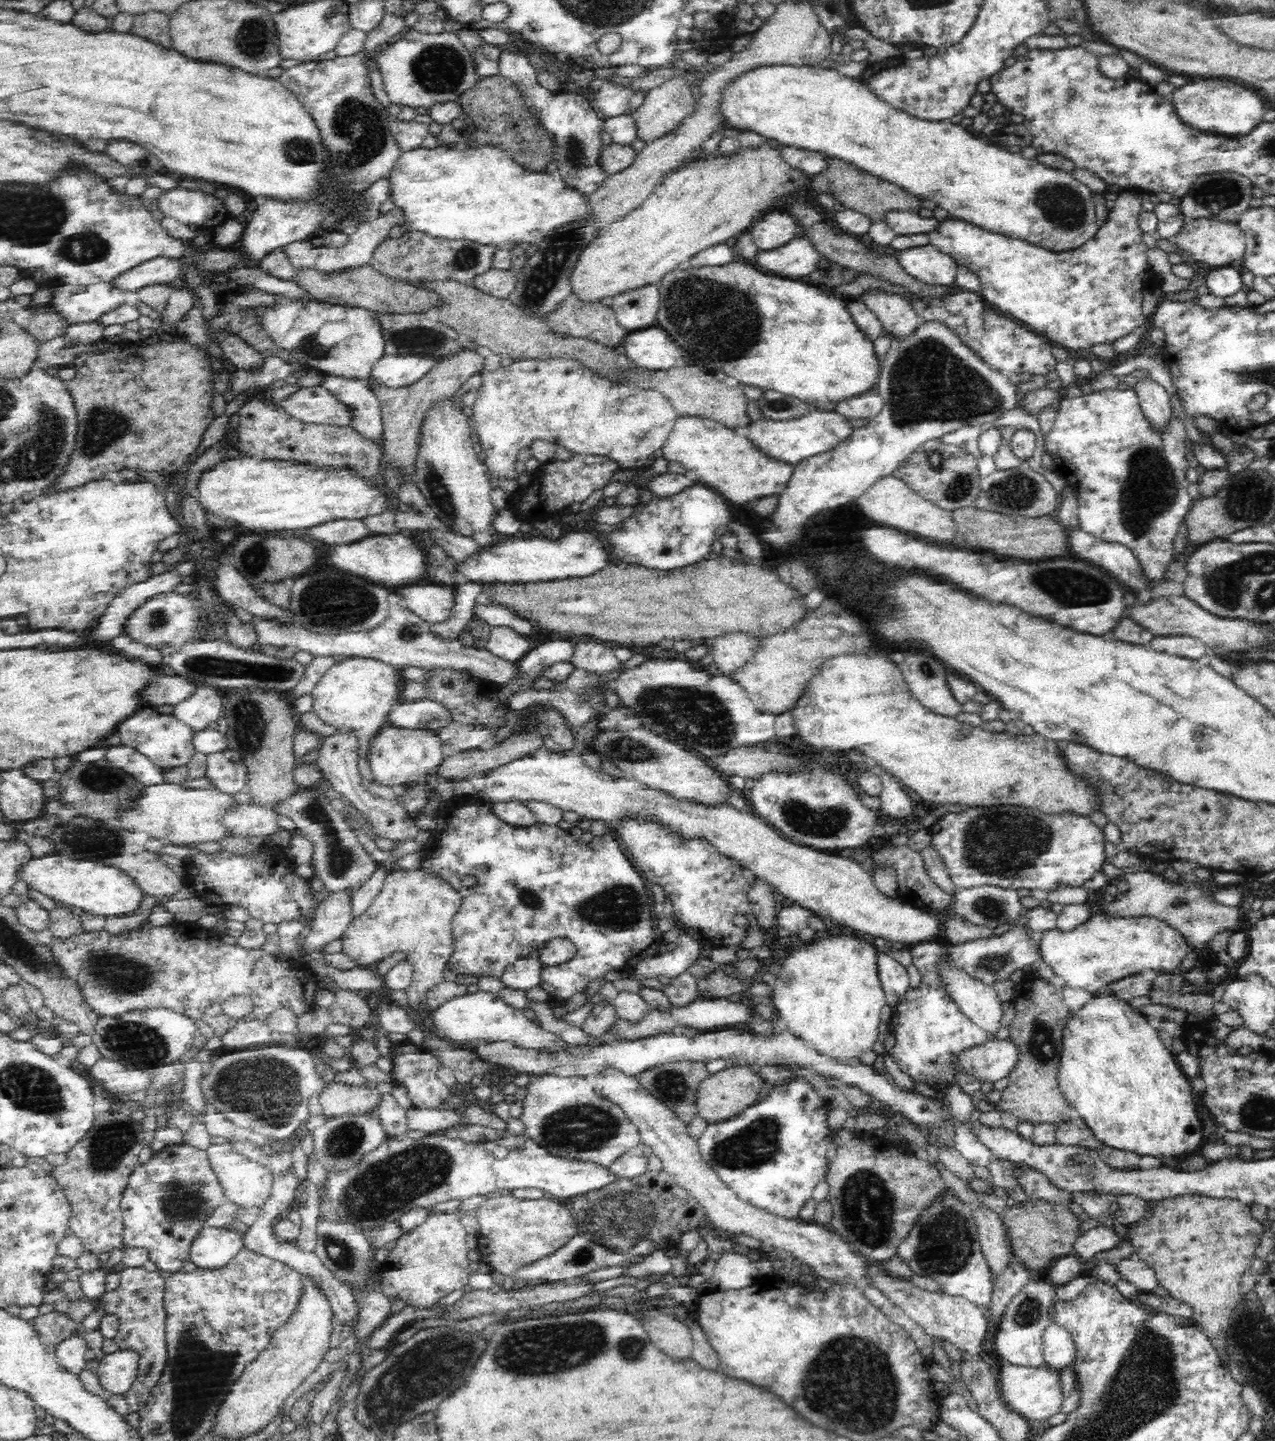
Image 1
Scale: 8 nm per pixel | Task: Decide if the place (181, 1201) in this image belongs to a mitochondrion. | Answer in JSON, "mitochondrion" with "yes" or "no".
{"mitochondrion":"yes"}

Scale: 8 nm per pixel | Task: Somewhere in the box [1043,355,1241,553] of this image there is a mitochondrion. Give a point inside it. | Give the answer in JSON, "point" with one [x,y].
{"point":[1150,487]}

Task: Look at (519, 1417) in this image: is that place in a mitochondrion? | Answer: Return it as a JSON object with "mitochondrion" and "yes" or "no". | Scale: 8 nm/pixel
{"mitochondrion":"no"}

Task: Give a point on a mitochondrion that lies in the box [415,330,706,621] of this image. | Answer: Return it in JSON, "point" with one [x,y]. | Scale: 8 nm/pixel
{"point":[437,489]}

